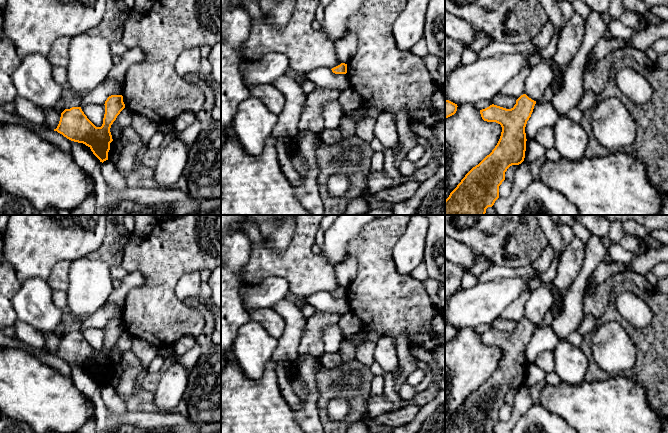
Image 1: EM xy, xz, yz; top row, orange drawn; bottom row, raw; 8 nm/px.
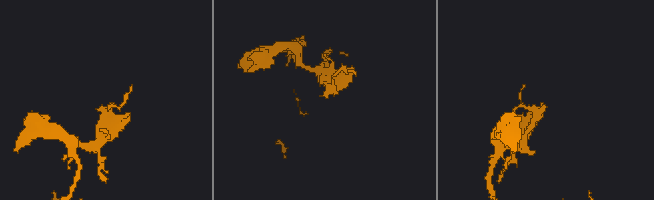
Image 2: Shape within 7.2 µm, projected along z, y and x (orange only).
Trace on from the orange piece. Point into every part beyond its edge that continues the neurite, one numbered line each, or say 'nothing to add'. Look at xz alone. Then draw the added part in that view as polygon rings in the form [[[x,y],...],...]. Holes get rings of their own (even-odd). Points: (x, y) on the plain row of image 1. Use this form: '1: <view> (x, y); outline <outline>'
nothing to add

